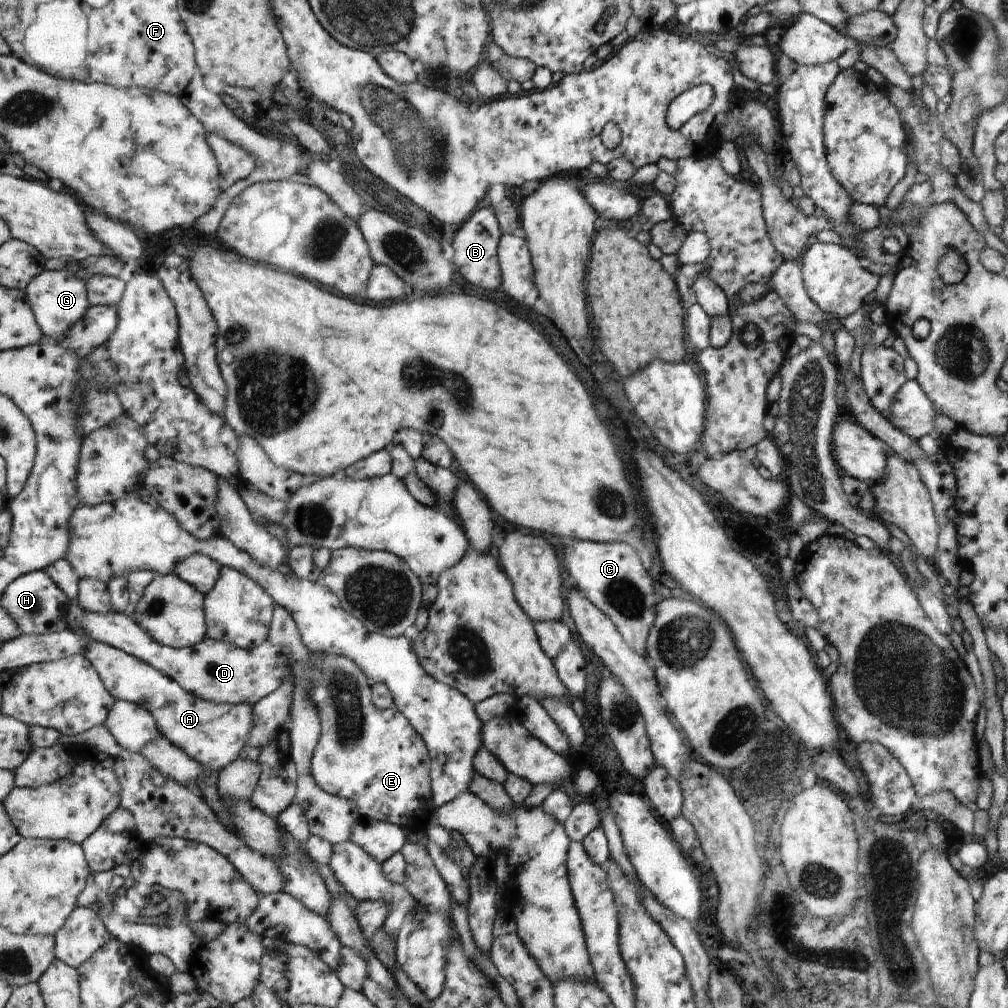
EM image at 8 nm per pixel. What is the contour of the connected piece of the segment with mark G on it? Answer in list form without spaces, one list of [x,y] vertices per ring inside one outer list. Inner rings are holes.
[[[45,268],[27,286],[26,294],[35,318],[43,330],[44,338],[56,342],[59,342],[75,322],[86,316],[86,312],[90,308],[86,280],[76,280],[74,276],[66,278],[66,269],[53,271]]]

